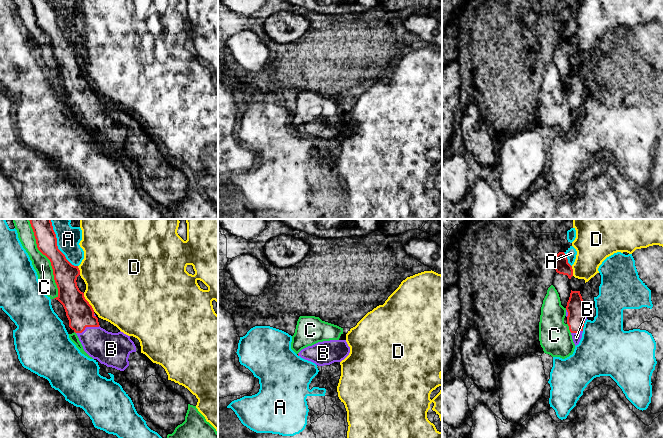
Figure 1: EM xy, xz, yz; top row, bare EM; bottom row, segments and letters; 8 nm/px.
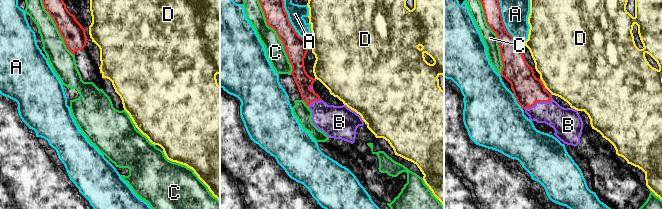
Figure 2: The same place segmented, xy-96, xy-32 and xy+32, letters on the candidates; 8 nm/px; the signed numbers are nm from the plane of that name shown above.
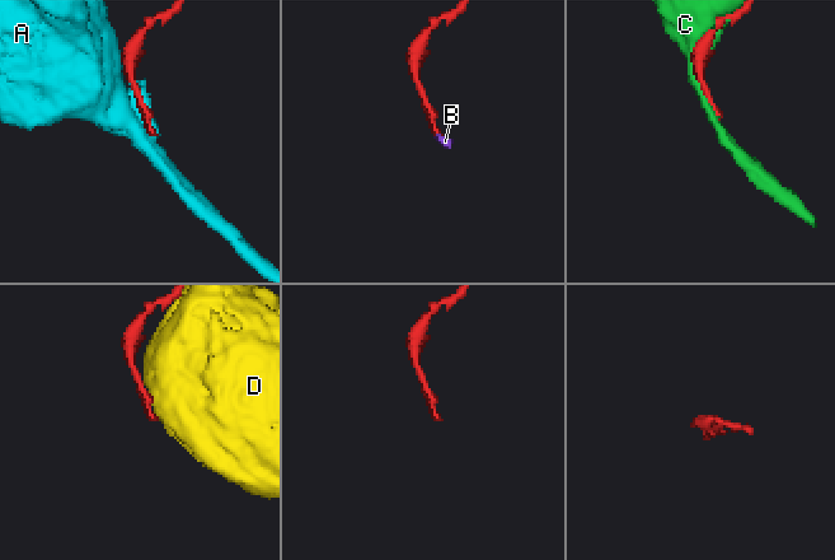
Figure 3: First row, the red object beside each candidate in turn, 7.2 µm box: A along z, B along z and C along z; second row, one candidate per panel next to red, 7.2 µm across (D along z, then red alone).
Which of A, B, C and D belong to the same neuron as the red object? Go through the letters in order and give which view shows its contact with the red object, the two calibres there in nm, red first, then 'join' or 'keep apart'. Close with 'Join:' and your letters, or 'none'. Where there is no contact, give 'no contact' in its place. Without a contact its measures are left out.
A: contact in xy; calibres 190 and 190 nm; keep apart
B: contact in xy; calibres 220 and 260 nm; join
C: contact in xy; calibres 190 and 140 nm; keep apart
D: contact in xy; calibres 220 and 480 nm; keep apart
Join: B

